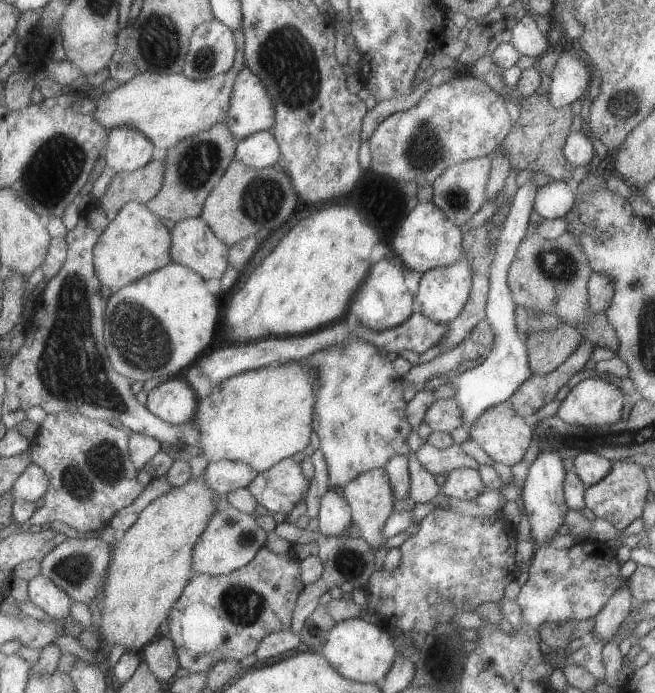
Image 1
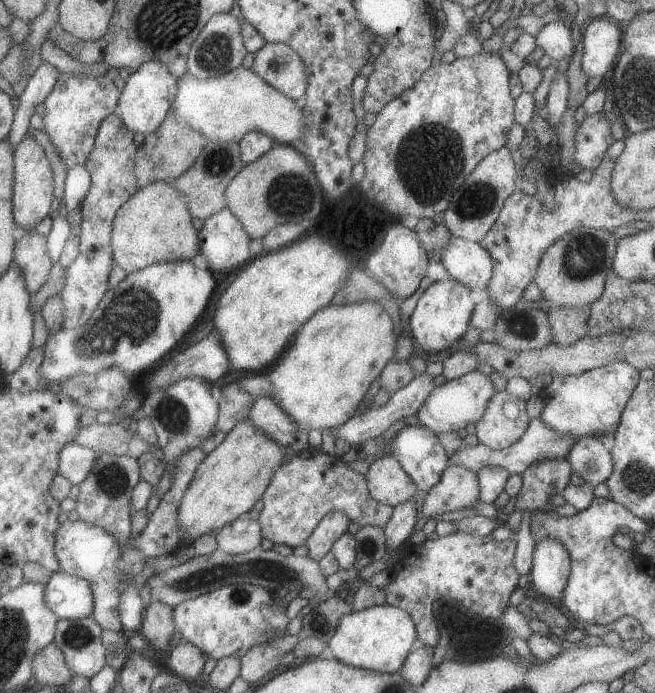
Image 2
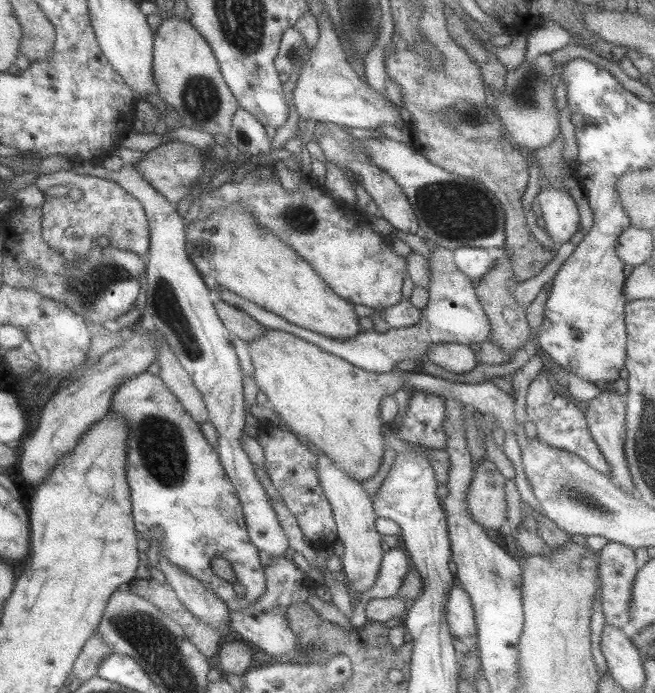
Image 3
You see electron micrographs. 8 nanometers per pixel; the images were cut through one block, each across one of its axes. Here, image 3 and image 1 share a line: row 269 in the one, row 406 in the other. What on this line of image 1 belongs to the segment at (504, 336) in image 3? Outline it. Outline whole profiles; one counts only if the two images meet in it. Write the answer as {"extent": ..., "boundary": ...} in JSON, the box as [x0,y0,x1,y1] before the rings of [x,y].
{"extent":[466,400,532,466],"boundary":[[[508,400],[495,404],[491,408],[485,408],[471,426],[466,428],[470,440],[476,442],[494,462],[501,462],[507,466],[513,466],[523,458],[523,454],[531,444],[532,430],[521,418]]]}

